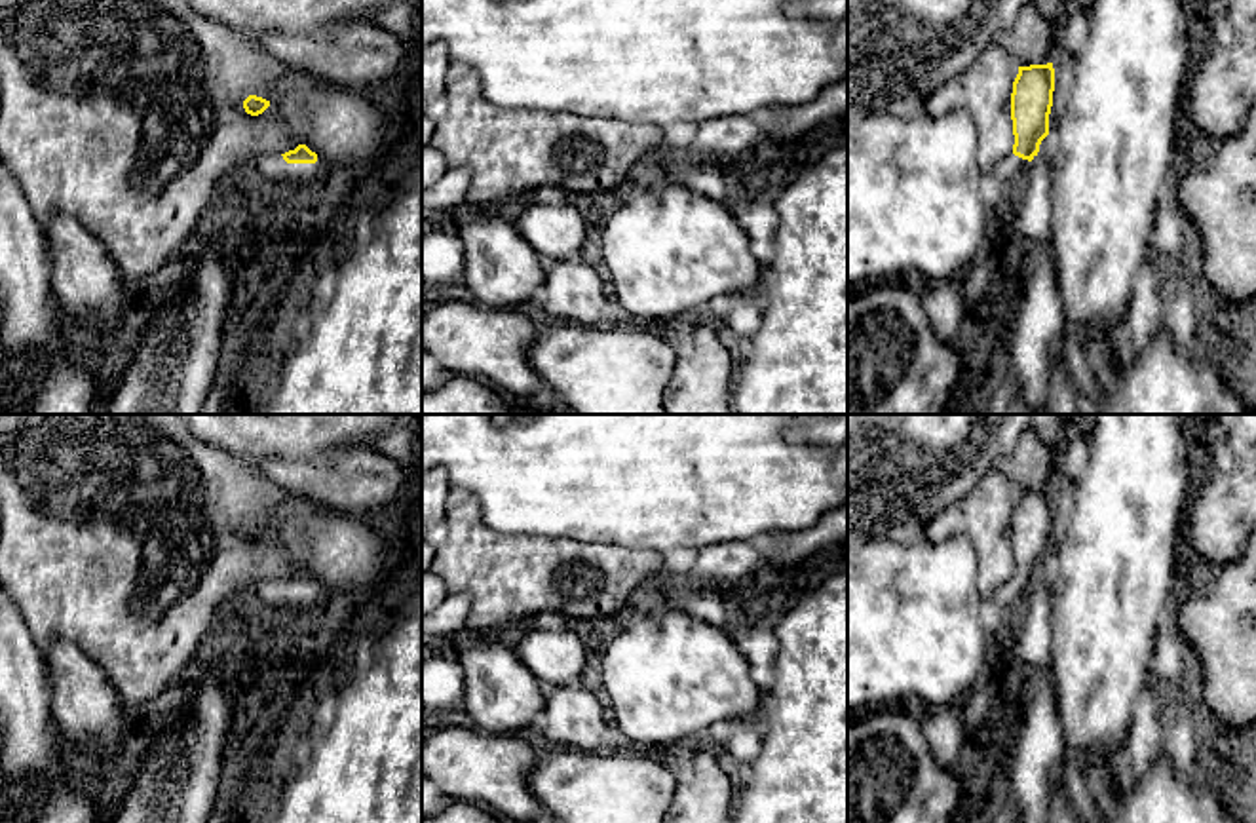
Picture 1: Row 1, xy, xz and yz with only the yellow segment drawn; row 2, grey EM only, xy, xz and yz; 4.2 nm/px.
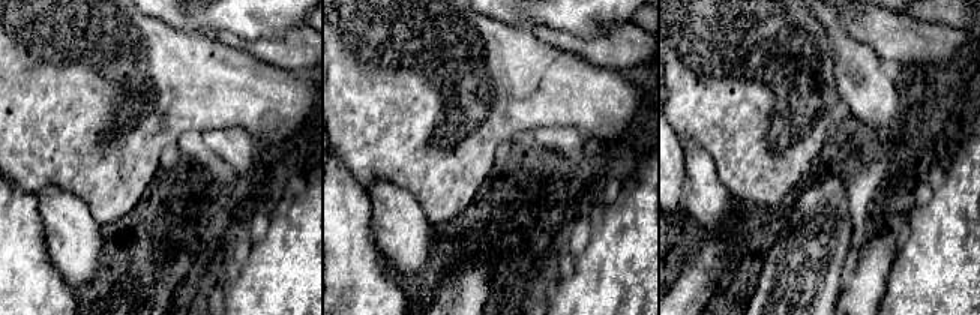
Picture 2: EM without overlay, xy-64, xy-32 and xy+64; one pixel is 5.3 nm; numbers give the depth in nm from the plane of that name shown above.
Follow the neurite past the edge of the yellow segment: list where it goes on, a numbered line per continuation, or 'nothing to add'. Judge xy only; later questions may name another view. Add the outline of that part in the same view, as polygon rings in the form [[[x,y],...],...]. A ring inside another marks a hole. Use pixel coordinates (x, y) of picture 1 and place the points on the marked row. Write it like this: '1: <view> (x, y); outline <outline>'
1: xy (274, 172); outline [[[268,154],[257,167],[257,179],[266,188],[287,192],[295,184],[317,184],[325,171],[321,158],[315,163],[287,163],[281,154]]]

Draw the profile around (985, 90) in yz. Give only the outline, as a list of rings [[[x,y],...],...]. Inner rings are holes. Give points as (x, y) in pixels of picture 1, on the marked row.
[[[992,42],[967,72],[937,87],[925,103],[925,112],[935,118],[958,108],[973,118],[982,173],[1013,152],[1011,93],[1017,74],[1013,55]]]

